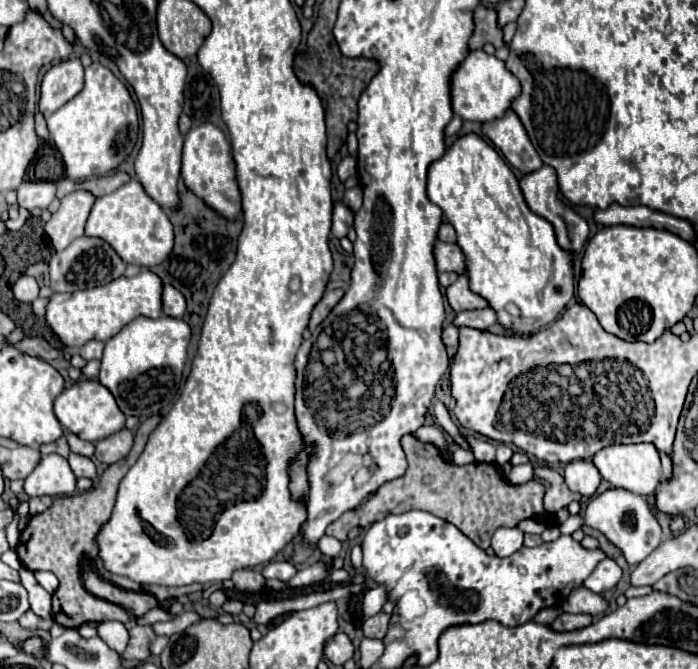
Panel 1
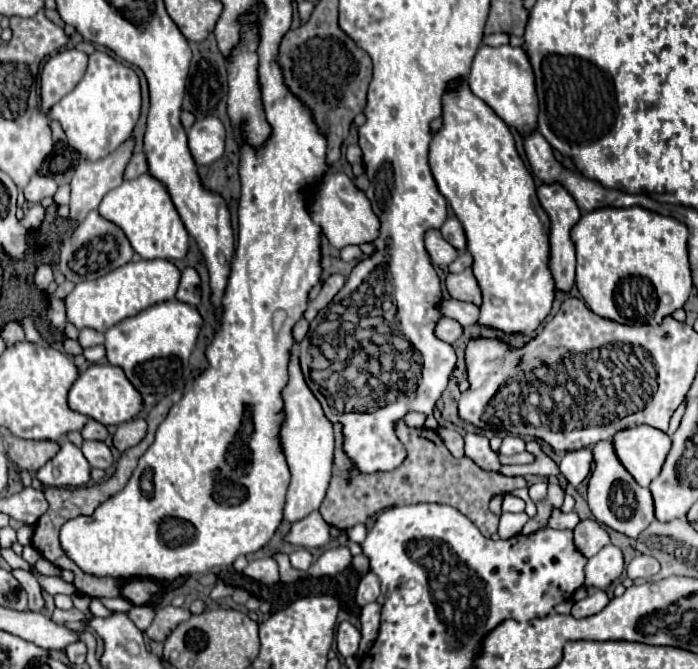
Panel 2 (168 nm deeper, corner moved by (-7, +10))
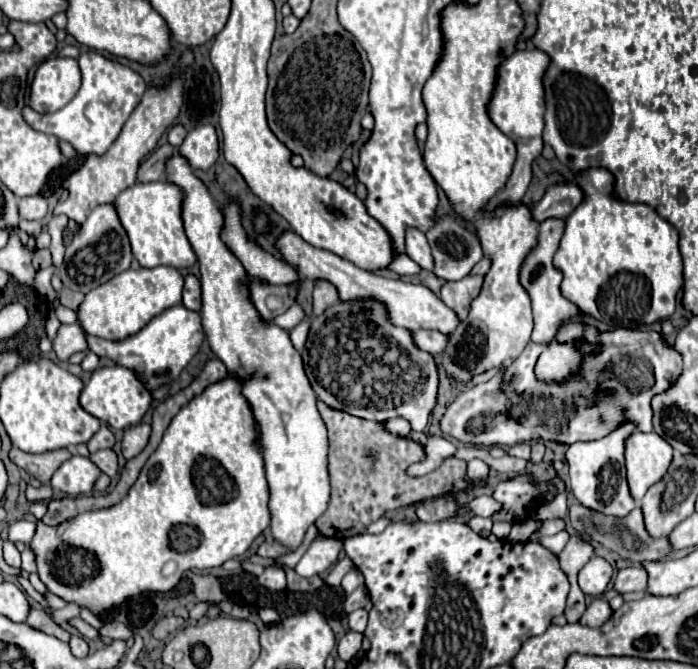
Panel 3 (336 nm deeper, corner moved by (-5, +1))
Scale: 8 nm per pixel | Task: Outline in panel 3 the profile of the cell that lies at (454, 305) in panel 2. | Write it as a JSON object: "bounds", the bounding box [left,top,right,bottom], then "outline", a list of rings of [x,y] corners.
{"bounds":[274,231,460,335],"outline":[[[294,231],[280,233],[274,241],[274,247],[286,259],[286,263],[296,267],[306,279],[326,279],[326,281],[330,281],[338,289],[340,301],[356,301],[356,299],[380,301],[386,307],[388,321],[392,325],[398,325],[398,327],[404,327],[404,329],[410,329],[410,331],[436,329],[436,331],[448,335],[460,323],[458,317],[454,317],[456,313],[452,313],[452,309],[448,309],[443,301],[434,295],[428,287],[414,285],[414,283],[404,283],[404,281],[394,281],[390,277],[382,277],[382,275],[364,271],[364,269],[352,265],[350,261],[344,261],[342,257],[336,257],[330,251],[312,247],[302,237],[298,237]]]}

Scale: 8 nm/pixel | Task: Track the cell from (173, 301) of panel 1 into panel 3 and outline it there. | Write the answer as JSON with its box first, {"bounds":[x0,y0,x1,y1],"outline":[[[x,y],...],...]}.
{"bounds":[184,275,202,311],"outline":[[[188,275],[184,283],[184,305],[192,311],[200,311],[202,299],[200,299],[200,281],[196,275]]]}

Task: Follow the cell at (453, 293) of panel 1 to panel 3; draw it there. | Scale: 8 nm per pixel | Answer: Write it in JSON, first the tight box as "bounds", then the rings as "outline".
{"bounds":[442,275,482,321],"outline":[[[468,275],[462,281],[448,281],[442,287],[442,301],[458,315],[460,321],[464,321],[468,317],[468,309],[470,303],[478,297],[480,289],[482,289],[482,275]]]}

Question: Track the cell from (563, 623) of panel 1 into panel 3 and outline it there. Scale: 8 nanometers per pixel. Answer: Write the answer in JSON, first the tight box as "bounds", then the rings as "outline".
{"bounds":[580,599,614,627],"outline":[[[596,599],[596,601],[592,601],[592,603],[588,605],[588,609],[586,609],[586,613],[582,615],[580,623],[586,625],[586,627],[602,627],[602,625],[610,619],[612,613],[614,613],[614,611],[610,609],[610,605],[608,605],[606,599]]]}

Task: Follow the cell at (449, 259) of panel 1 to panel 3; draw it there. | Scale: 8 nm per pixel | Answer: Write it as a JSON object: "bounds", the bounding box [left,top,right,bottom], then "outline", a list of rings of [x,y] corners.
{"bounds":[406,227,432,271],"outline":[[[414,227],[406,229],[406,255],[416,261],[422,269],[432,271],[432,255],[428,249],[426,235]]]}

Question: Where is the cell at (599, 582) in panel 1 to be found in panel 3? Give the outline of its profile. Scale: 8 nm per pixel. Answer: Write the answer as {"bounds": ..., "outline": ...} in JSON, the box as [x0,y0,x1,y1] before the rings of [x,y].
{"bounds":[578,557,612,595],"outline":[[[592,557],[578,573],[578,583],[580,589],[586,595],[602,595],[606,591],[606,585],[612,579],[612,565],[608,561],[604,561],[602,557]]]}

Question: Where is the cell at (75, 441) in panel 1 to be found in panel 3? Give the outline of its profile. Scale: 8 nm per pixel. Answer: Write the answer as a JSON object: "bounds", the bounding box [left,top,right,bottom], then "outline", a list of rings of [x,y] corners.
{"bounds":[88,423,116,453],"outline":[[[102,423],[100,431],[98,431],[90,441],[88,441],[88,449],[90,449],[90,453],[96,453],[96,451],[100,451],[100,449],[114,447],[114,443],[116,443],[114,433],[108,429],[108,425],[104,425],[104,423]]]}

